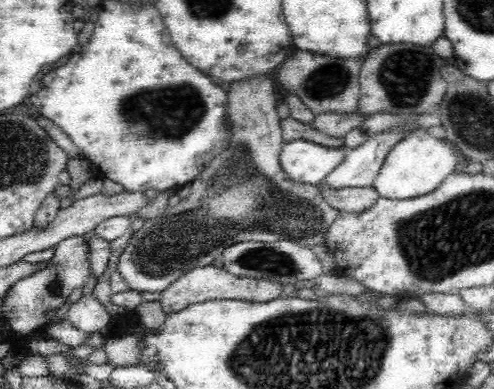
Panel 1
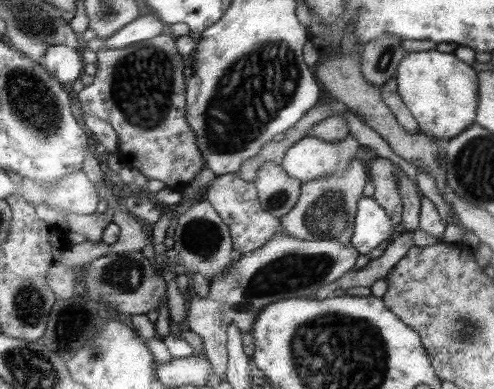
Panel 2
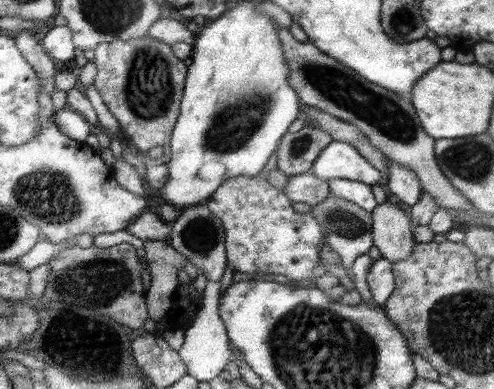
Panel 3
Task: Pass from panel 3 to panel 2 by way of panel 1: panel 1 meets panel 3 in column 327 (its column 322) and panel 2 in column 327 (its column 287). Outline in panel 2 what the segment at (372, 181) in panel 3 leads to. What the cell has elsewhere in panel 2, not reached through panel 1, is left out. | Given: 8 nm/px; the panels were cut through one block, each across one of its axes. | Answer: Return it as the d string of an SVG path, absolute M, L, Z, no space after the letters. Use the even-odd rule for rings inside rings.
M351 134L335 144L305 136L283 154L281 170L301 184L333 176L333 172L343 172L347 168L357 148L359 142Z

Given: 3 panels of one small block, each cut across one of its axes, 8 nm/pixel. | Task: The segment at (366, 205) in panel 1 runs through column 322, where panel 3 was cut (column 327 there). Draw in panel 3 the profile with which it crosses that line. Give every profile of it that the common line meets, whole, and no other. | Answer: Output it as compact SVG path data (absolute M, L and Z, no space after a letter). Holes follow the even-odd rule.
M309 172L309 174L299 174L299 176L289 176L283 194L291 204L305 204L305 206L315 208L317 204L325 202L331 192L329 192L327 182L317 180Z

